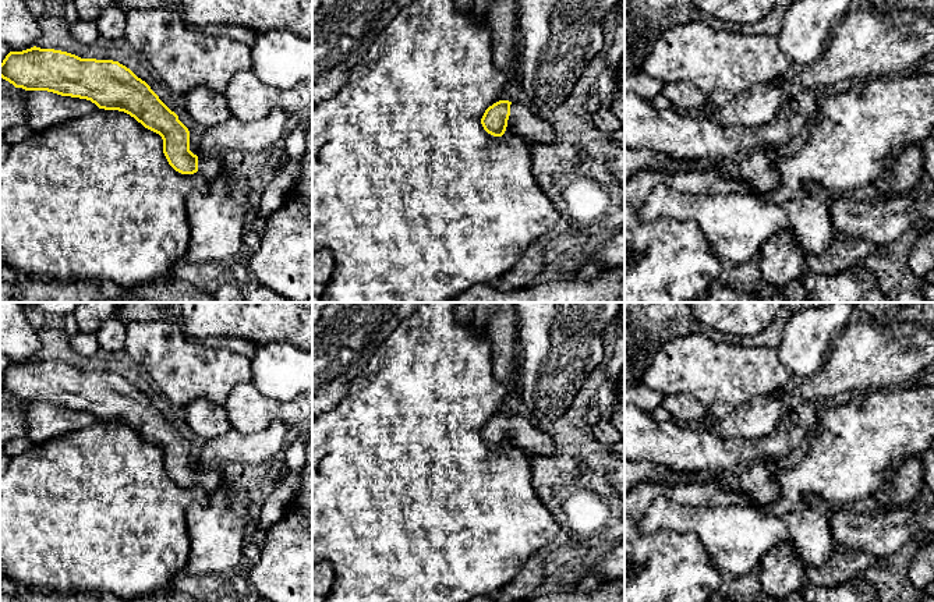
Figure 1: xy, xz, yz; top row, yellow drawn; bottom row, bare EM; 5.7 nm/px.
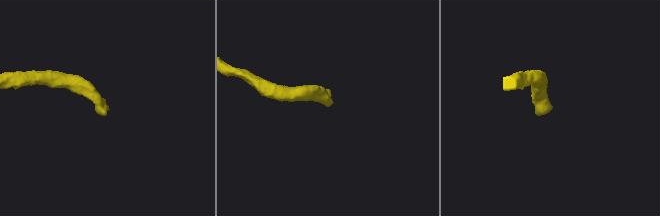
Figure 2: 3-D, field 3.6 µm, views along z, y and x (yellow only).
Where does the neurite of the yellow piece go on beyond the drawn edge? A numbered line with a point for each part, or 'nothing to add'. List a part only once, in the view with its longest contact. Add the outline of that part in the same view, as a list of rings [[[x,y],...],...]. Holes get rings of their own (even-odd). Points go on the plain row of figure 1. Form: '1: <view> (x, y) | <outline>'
1: xz (523, 434) | [[[524,412],[512,414],[507,442],[530,458],[558,453],[555,440],[539,431]]]

